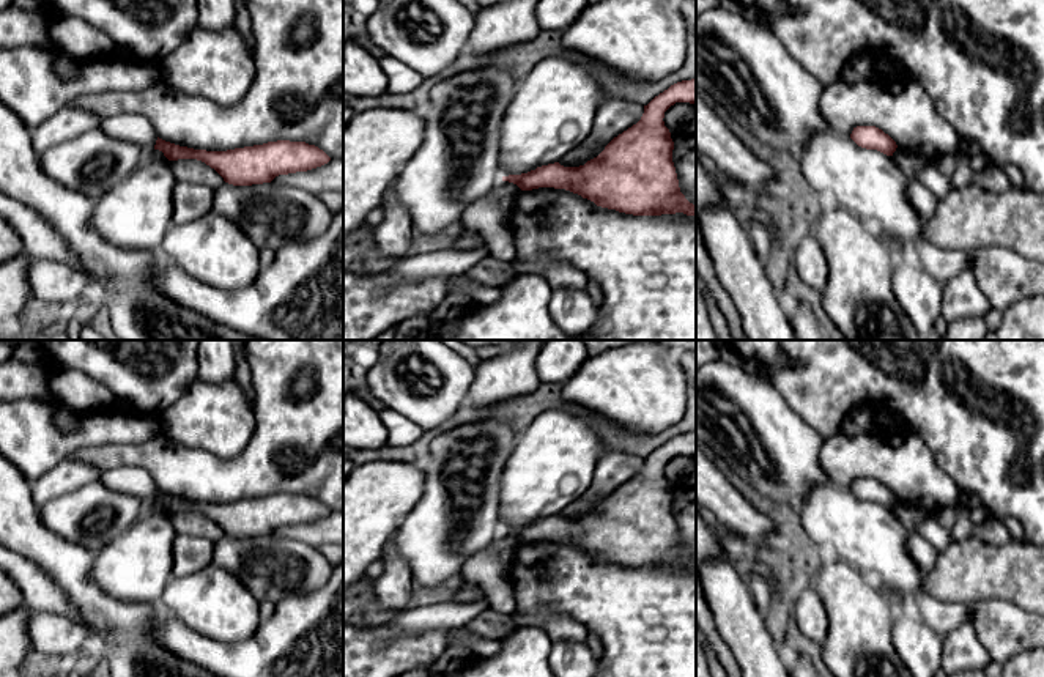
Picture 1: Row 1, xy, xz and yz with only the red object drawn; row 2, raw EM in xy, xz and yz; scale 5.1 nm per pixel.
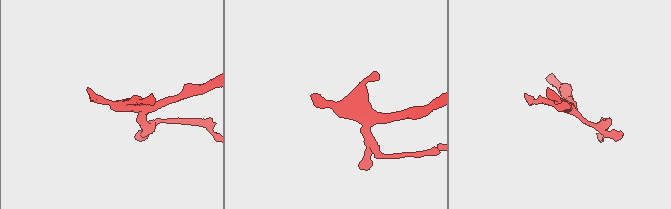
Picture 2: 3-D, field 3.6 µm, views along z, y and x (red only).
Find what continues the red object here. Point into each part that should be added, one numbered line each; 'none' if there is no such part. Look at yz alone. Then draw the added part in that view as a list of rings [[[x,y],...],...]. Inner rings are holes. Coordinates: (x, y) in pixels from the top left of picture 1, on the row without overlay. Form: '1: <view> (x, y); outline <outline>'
none

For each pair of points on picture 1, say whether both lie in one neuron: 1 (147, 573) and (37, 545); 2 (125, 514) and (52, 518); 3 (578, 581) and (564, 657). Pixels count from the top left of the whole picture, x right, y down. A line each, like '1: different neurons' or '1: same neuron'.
1: different neurons
2: same neuron
3: different neurons

